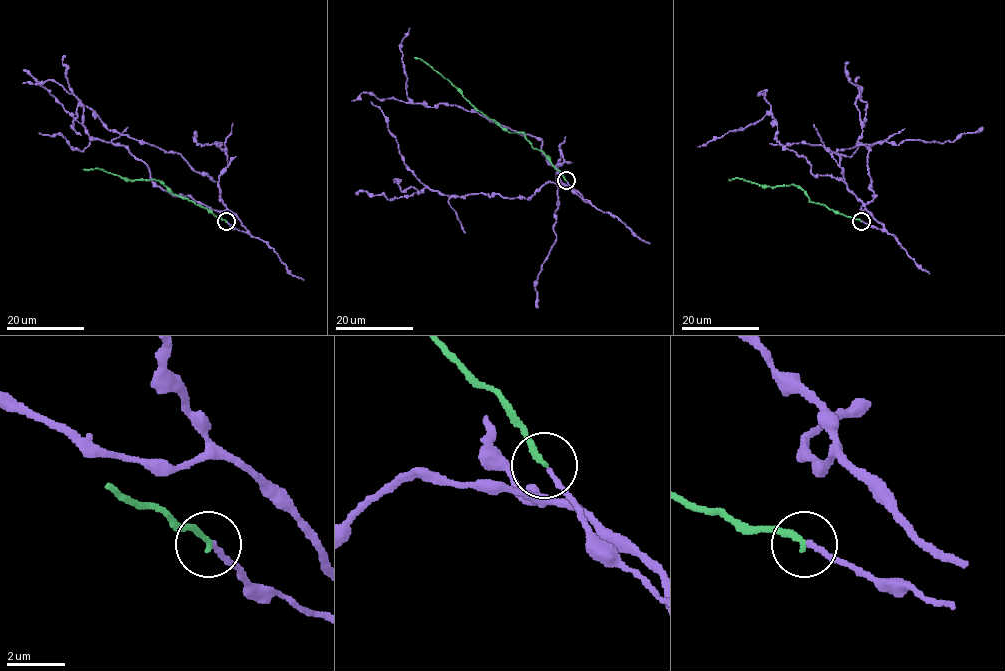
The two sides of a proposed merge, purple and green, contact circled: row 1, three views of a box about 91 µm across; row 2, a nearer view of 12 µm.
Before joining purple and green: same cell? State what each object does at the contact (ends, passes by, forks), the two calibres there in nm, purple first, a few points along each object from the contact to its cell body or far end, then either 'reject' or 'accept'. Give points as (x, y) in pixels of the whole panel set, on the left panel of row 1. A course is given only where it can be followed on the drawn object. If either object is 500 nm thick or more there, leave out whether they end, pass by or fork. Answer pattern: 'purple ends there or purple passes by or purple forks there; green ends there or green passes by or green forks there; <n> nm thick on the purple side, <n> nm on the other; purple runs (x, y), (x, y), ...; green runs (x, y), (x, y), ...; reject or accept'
purple ends there; green ends there; 170 nm thick on the purple side, 200 nm on the other; purple runs (226, 221), (246, 232), (215, 182), (179, 154), (108, 129), (84, 106), (77, 107), (71, 127), (81, 135); green runs (226, 221), (174, 195), (159, 181), (124, 179), (99, 169), (83, 169); accept

